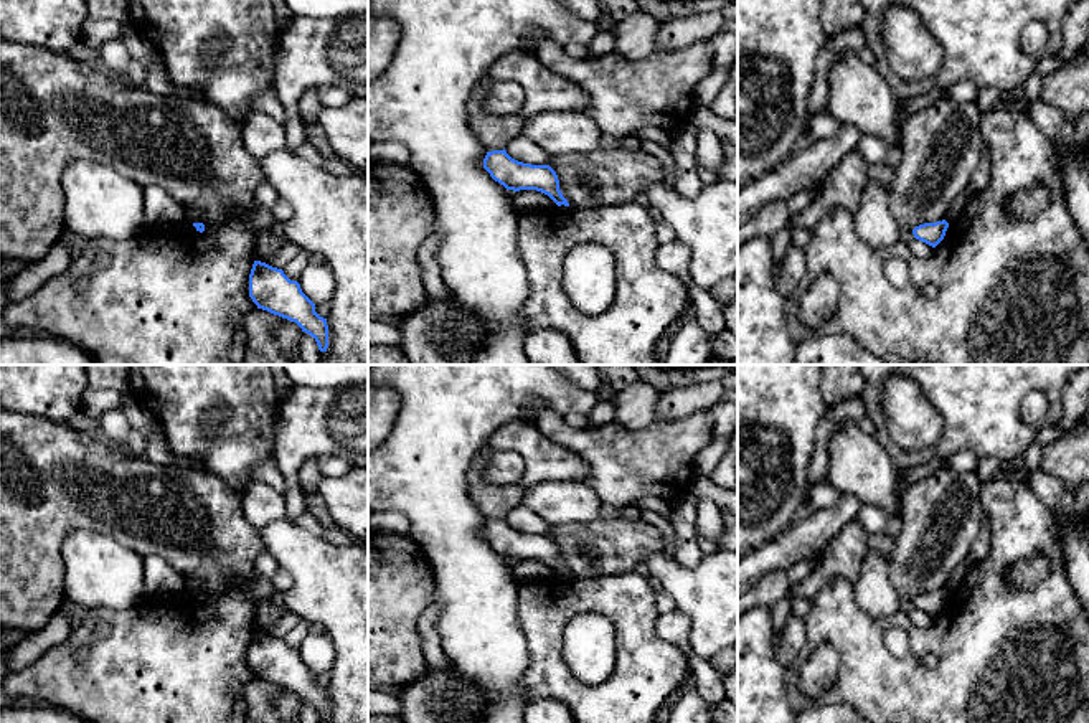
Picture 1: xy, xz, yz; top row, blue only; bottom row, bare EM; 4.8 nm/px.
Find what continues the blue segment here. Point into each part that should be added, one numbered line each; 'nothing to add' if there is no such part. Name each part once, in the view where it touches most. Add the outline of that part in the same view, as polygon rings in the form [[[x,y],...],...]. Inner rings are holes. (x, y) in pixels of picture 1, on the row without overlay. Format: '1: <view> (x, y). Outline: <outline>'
nothing to add

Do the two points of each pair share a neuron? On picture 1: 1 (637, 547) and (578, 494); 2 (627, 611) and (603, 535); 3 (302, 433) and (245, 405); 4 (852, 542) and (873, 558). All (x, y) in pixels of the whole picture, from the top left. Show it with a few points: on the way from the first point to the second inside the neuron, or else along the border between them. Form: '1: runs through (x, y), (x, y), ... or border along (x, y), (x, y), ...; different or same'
1: border along (601, 517), (563, 524); different
2: border along (636, 571), (578, 578); different
3: border along (282, 401), (278, 411), (273, 454); different
4: border along (868, 548), (860, 576), (853, 583); different

